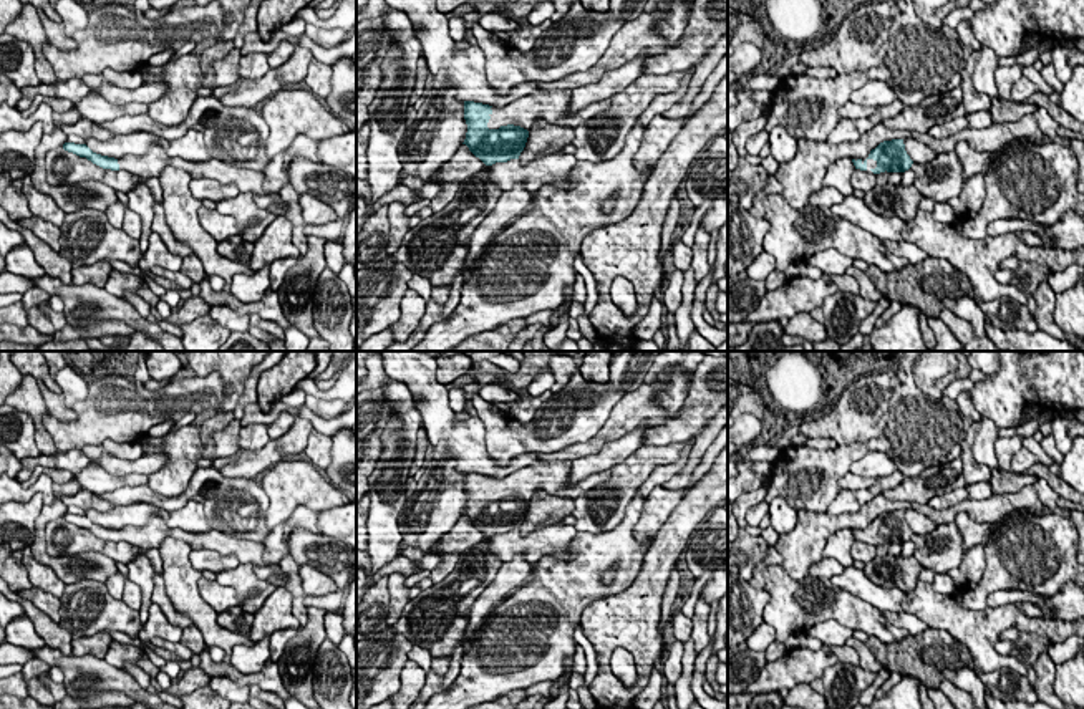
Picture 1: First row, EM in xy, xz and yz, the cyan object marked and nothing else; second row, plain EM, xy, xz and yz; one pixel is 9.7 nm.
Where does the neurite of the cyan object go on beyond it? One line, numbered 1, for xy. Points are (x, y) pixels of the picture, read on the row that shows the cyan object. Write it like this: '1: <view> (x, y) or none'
1: xy (150, 164)

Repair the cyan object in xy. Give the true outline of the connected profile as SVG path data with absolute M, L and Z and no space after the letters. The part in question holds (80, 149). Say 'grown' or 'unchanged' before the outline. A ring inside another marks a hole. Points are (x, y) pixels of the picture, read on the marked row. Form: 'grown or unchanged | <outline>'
grown | M65 142L63 149L86 157L103 169L128 171L141 179L159 177L162 169L172 164L172 157L161 146L152 146L143 156L126 154L121 157L96 154L86 144Z

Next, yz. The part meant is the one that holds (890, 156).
grown | M892 139L880 142L865 157L852 159L855 169L880 174L880 172L905 172L912 167L913 161L905 151L903 139Z

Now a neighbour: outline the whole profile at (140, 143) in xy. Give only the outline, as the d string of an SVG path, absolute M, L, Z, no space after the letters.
M138 131L131 134L116 134L113 139L98 141L94 137L86 139L85 142L93 152L121 157L126 154L143 156L149 152L152 146L161 146L164 151L169 147L169 141L146 131Z

